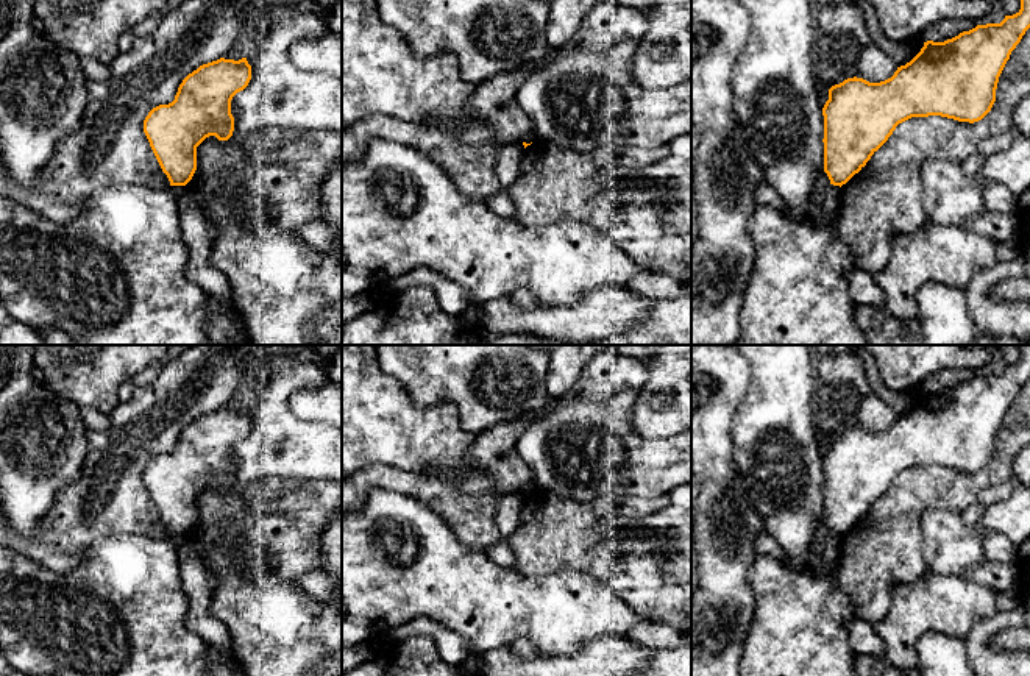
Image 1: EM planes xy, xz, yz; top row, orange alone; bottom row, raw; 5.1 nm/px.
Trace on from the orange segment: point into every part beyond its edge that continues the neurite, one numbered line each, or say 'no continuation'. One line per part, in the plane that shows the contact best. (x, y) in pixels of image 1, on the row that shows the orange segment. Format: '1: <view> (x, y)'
no continuation

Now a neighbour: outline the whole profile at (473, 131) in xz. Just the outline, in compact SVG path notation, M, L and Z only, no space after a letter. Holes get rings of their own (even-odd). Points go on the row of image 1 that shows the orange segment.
M471 117L459 128L459 139L471 147L493 147L496 150L493 173L501 187L509 189L518 176L524 145L521 139L501 144L492 125Z

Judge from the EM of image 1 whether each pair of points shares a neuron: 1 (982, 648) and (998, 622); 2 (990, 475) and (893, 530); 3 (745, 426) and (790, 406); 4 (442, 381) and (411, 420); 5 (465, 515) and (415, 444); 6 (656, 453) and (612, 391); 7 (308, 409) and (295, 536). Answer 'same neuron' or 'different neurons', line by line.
1: same neuron
2: same neuron
3: same neuron
4: different neurons
5: different neurons
6: same neuron
7: different neurons

